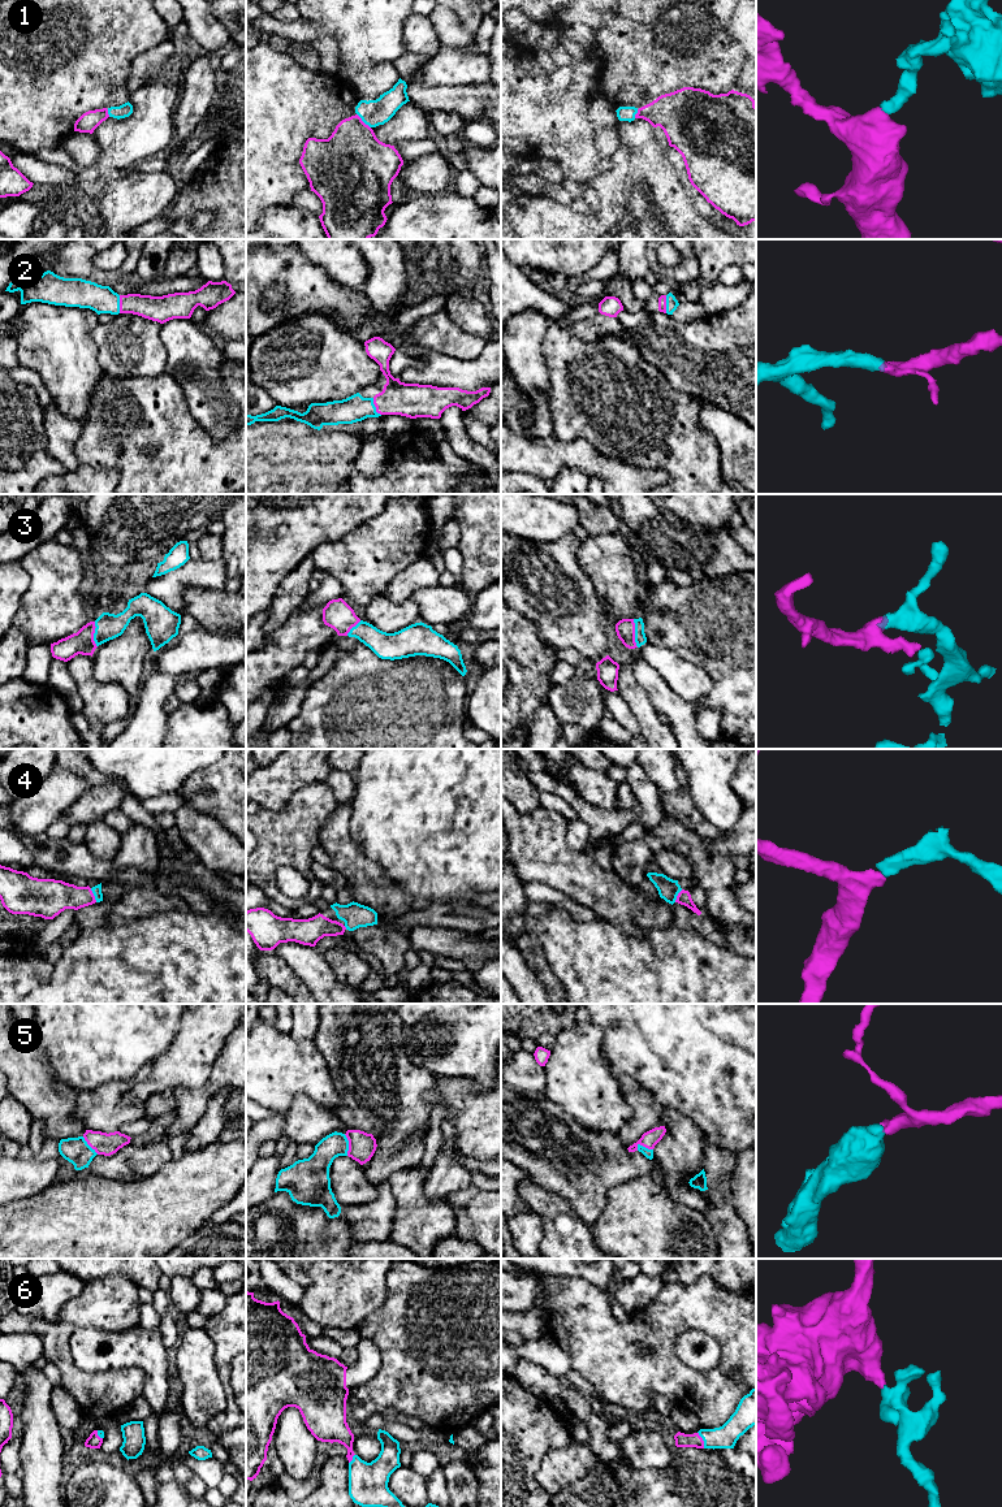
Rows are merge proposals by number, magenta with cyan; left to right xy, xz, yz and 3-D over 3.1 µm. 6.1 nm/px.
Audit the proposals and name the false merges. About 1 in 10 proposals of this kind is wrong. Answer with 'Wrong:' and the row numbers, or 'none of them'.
Wrong: none of them

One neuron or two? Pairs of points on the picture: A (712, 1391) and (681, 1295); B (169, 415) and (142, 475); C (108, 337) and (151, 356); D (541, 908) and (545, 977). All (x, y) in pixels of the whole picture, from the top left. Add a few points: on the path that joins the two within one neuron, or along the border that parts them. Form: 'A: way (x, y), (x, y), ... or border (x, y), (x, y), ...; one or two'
A: way (685, 1376), (666, 1358), (666, 1323); one
B: way (163, 429), (162, 455), (156, 460); one
C: way (119, 341), (141, 353); one
D: way (528, 925), (528, 945), (536, 960); one

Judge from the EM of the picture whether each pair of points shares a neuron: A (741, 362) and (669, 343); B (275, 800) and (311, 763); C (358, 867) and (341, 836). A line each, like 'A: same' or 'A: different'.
A: same
B: same
C: same

